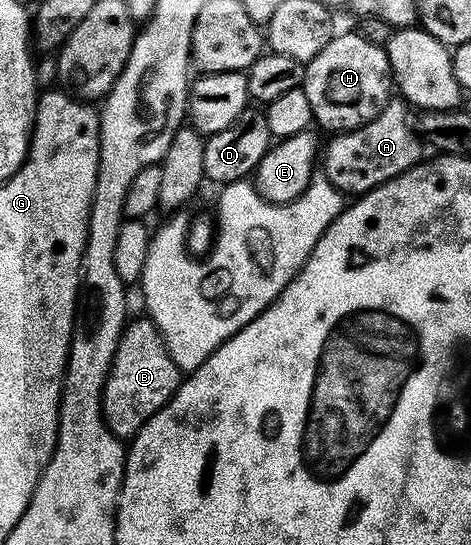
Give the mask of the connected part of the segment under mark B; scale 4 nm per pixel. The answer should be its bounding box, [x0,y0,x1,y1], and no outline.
[103,318,181,438]

